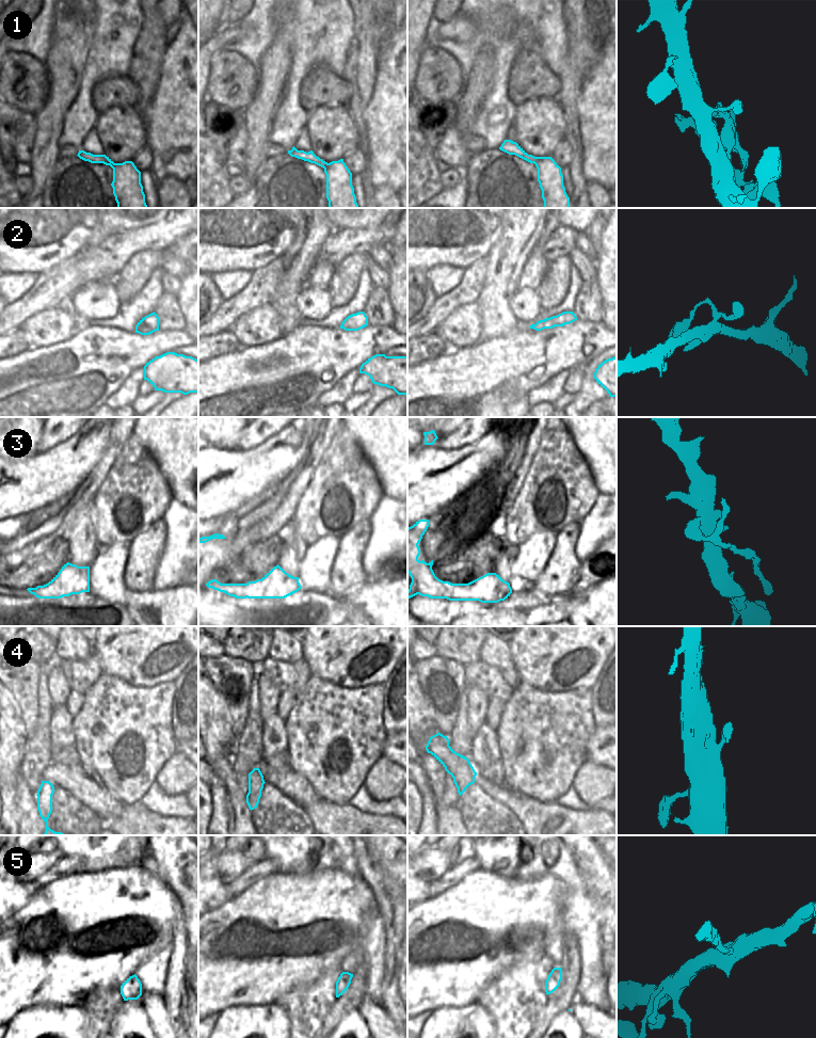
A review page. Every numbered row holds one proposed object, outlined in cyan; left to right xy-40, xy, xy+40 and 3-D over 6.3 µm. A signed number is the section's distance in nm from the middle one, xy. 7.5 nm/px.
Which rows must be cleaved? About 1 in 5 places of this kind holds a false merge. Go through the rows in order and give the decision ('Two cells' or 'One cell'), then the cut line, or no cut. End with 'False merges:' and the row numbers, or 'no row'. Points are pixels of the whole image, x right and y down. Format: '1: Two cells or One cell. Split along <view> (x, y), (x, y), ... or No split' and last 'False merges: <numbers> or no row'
1: One cell. No split
2: One cell. No split
3: Two cells. Split along xy+40 (457, 584), (451, 591), (456, 600)
4: One cell. No split
5: One cell. No split
False merges: 3.

